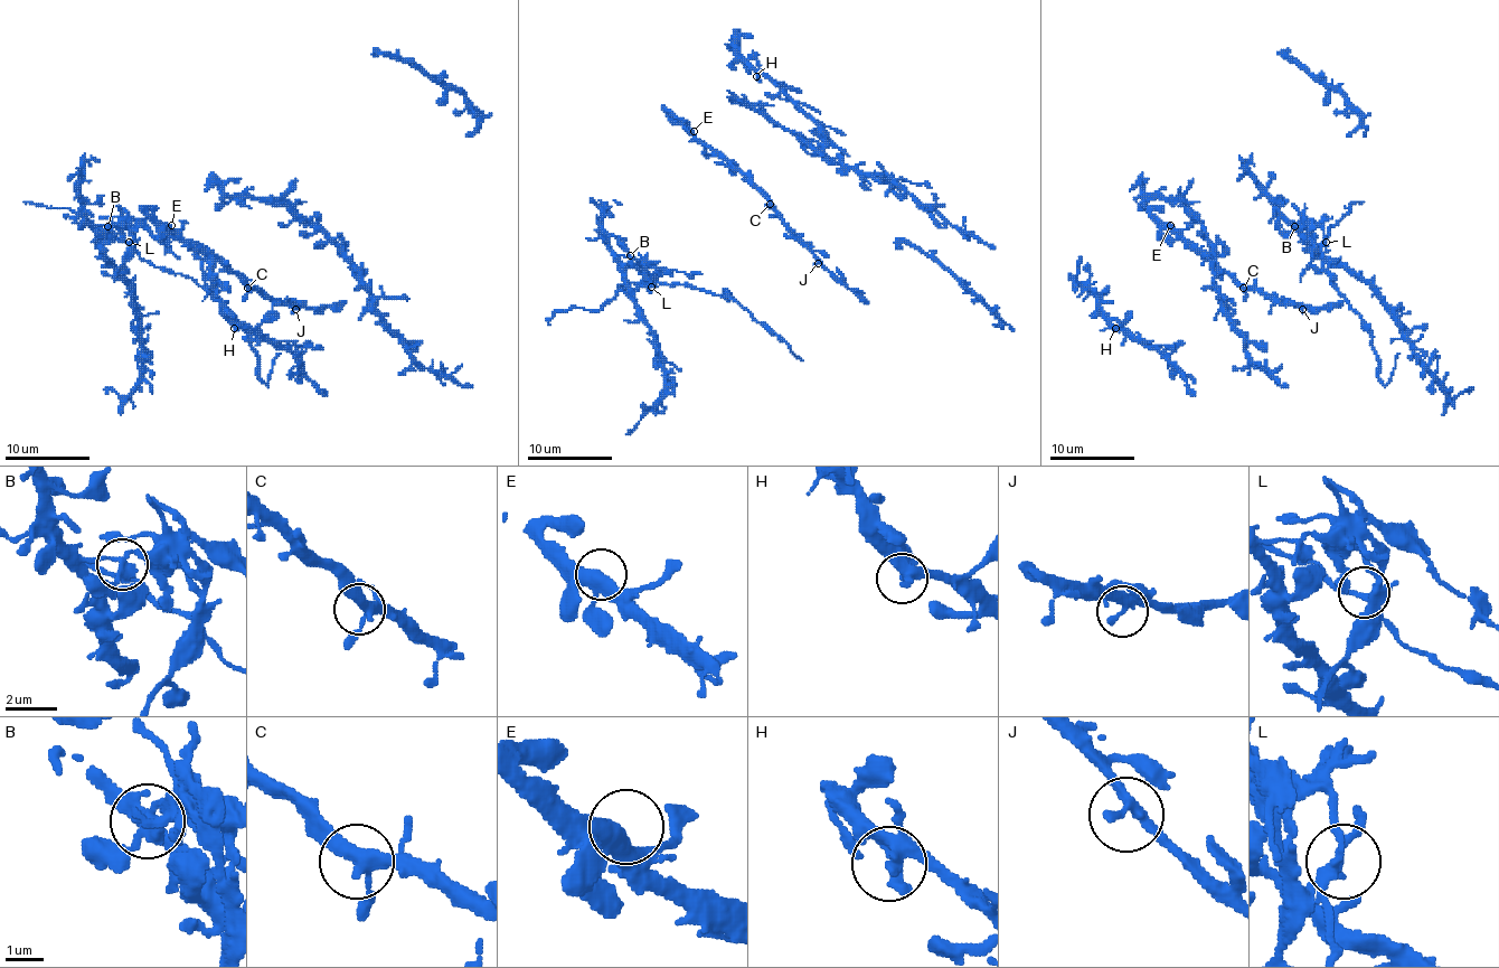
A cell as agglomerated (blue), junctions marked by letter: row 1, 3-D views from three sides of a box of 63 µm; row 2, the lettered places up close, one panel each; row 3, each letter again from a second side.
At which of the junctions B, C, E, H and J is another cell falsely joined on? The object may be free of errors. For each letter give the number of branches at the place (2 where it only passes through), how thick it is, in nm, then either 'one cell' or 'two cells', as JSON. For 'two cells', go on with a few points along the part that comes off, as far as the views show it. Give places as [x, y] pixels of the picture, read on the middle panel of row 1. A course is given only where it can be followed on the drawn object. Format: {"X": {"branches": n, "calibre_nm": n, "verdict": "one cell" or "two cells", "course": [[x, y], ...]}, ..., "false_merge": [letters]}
{"B": {"branches": 3, "calibre_nm": 240, "verdict": "two cells", "course": [[630, 255], [651, 263], [658, 282], [732, 297], [803, 360]]}, "C": {"branches": 3, "calibre_nm": 320, "verdict": "one cell"}, "E": {"branches": 3, "calibre_nm": 360, "verdict": "one cell"}, "H": {"branches": 3, "calibre_nm": 300, "verdict": "one cell"}, "J": {"branches": 2, "calibre_nm": 300, "verdict": "one cell"}, "false_merge": ["B"]}

